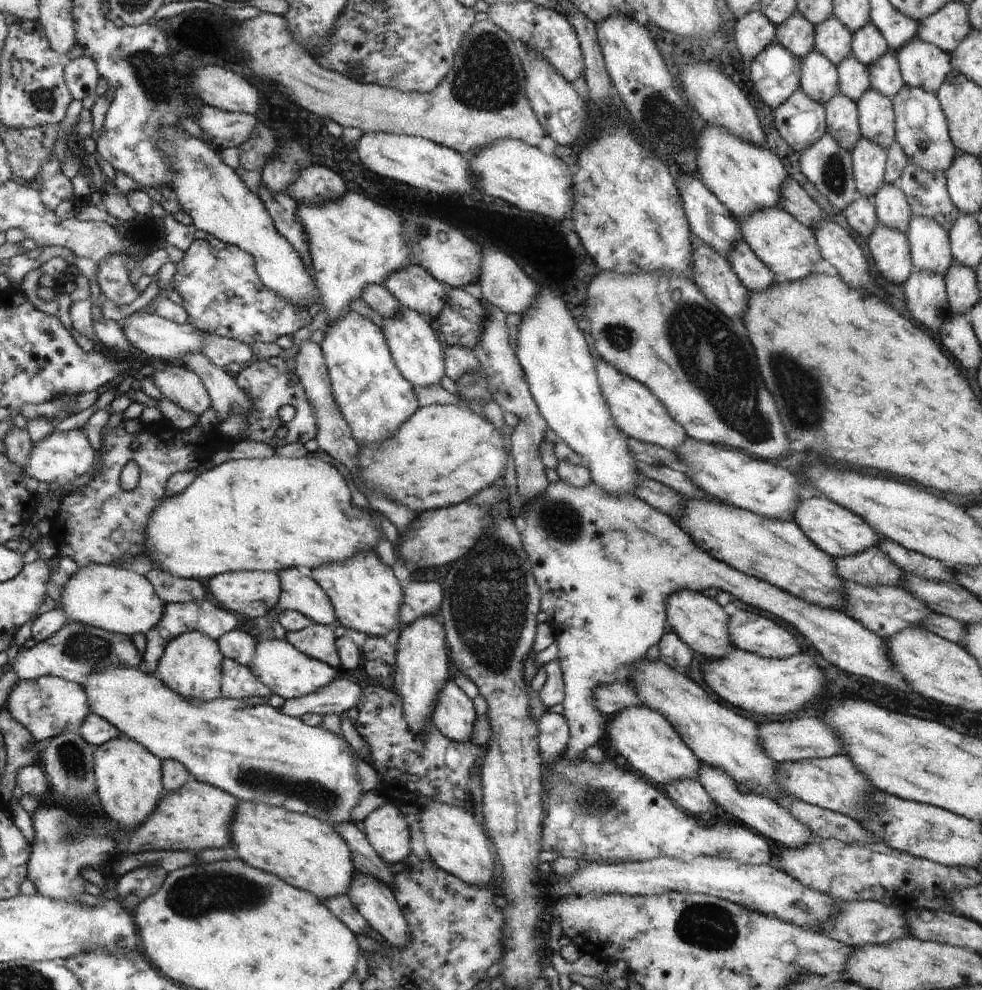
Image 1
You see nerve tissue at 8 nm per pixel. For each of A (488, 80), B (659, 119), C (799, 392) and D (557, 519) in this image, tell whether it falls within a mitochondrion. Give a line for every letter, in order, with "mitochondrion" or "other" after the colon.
A: mitochondrion
B: mitochondrion
C: mitochondrion
D: mitochondrion

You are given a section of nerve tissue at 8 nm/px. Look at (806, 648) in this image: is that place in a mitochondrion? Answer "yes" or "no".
no

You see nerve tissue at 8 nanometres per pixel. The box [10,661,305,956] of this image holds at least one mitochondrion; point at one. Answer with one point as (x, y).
(221, 890)

